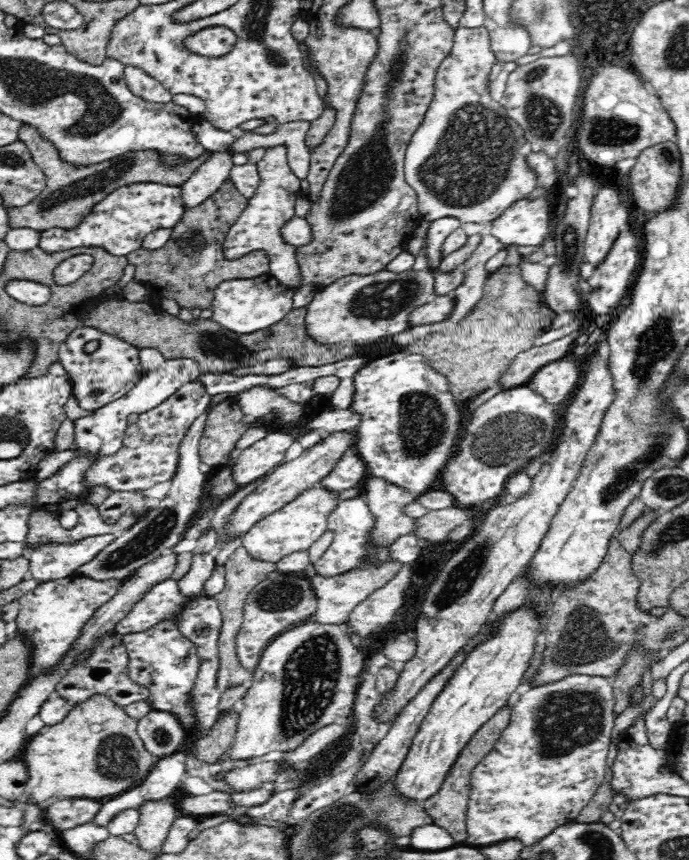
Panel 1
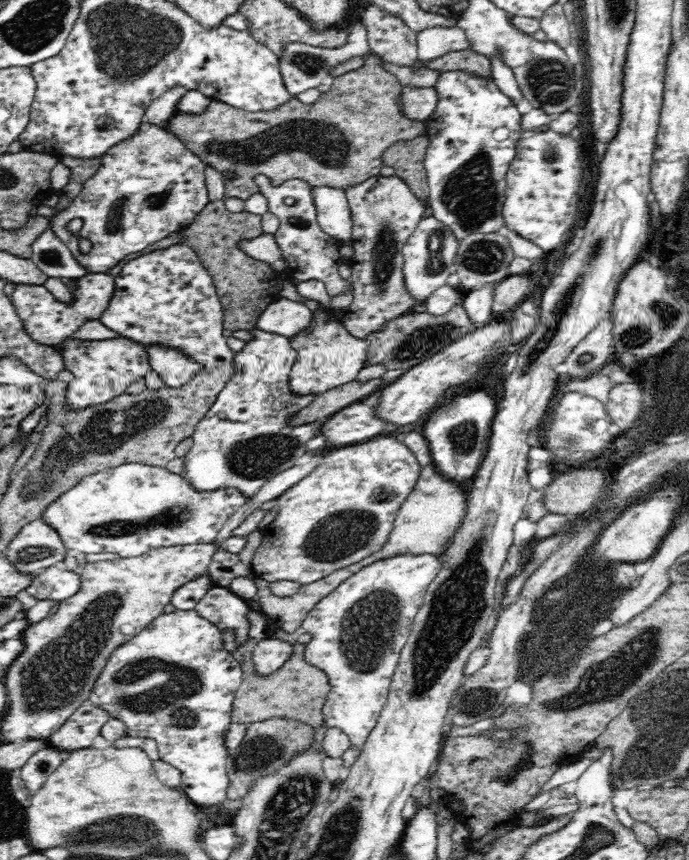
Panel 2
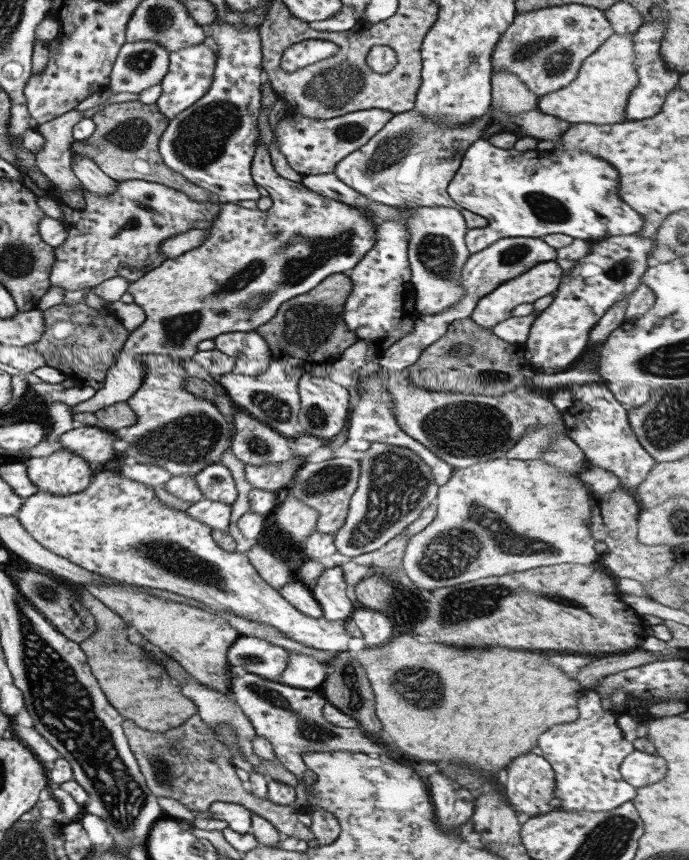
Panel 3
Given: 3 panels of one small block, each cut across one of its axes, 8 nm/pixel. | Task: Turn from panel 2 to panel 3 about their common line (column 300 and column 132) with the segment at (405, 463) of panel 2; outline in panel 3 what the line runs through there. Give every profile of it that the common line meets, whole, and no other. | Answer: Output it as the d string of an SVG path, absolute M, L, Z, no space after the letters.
M104 469L101 472L97 472L95 476L91 478L90 484L82 490L81 493L69 494L68 496L58 496L52 493L45 493L37 491L36 494L29 496L23 502L21 506L21 511L17 517L21 526L34 538L37 540L44 548L54 552L62 558L67 558L70 562L104 576L112 580L119 580L119 582L125 582L125 584L135 584L135 586L143 586L144 588L157 588L158 590L167 590L168 592L173 592L174 594L179 594L180 596L185 596L186 598L191 598L192 600L197 600L201 602L205 608L209 608L212 613L214 612L227 612L228 614L233 614L234 616L239 616L240 618L245 618L246 620L251 620L252 622L259 622L260 624L267 624L268 626L273 626L276 630L279 630L284 636L300 642L304 646L310 646L312 648L317 648L318 650L327 650L344 652L348 651L348 640L351 636L345 627L345 622L343 621L333 621L324 618L312 618L303 612L300 612L297 608L294 608L288 600L286 600L277 590L274 590L272 586L268 585L267 582L259 576L257 570L252 566L250 559L246 554L237 551L228 552L225 551L214 539L212 531L206 524L198 522L194 518L190 518L187 511L175 510L168 504L162 502L162 500L156 497L153 487L144 484L143 482L138 482L135 480L130 480L126 478L121 473L110 472L110 470Z

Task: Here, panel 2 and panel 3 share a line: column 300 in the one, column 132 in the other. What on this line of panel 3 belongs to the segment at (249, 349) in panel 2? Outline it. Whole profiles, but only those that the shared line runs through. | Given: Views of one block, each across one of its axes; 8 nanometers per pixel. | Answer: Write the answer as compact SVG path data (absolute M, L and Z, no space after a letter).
M145 354L145 356L143 356L143 363L145 364L145 377L141 381L140 389L127 401L128 406L130 406L136 414L136 423L133 426L128 426L128 428L116 432L117 439L121 438L124 442L128 442L128 448L119 456L124 459L128 457L135 458L138 464L154 464L154 466L161 466L168 470L168 472L171 472L172 477L182 476L183 474L196 475L208 465L222 464L222 454L229 448L229 446L231 446L231 439L229 437L230 426L228 425L228 422L226 422L226 418L222 416L212 401L208 401L208 399L204 399L200 396L192 395L192 392L188 391L188 388L186 388L186 379L188 378L188 375L183 365L180 362L177 362L177 360L166 355Z

